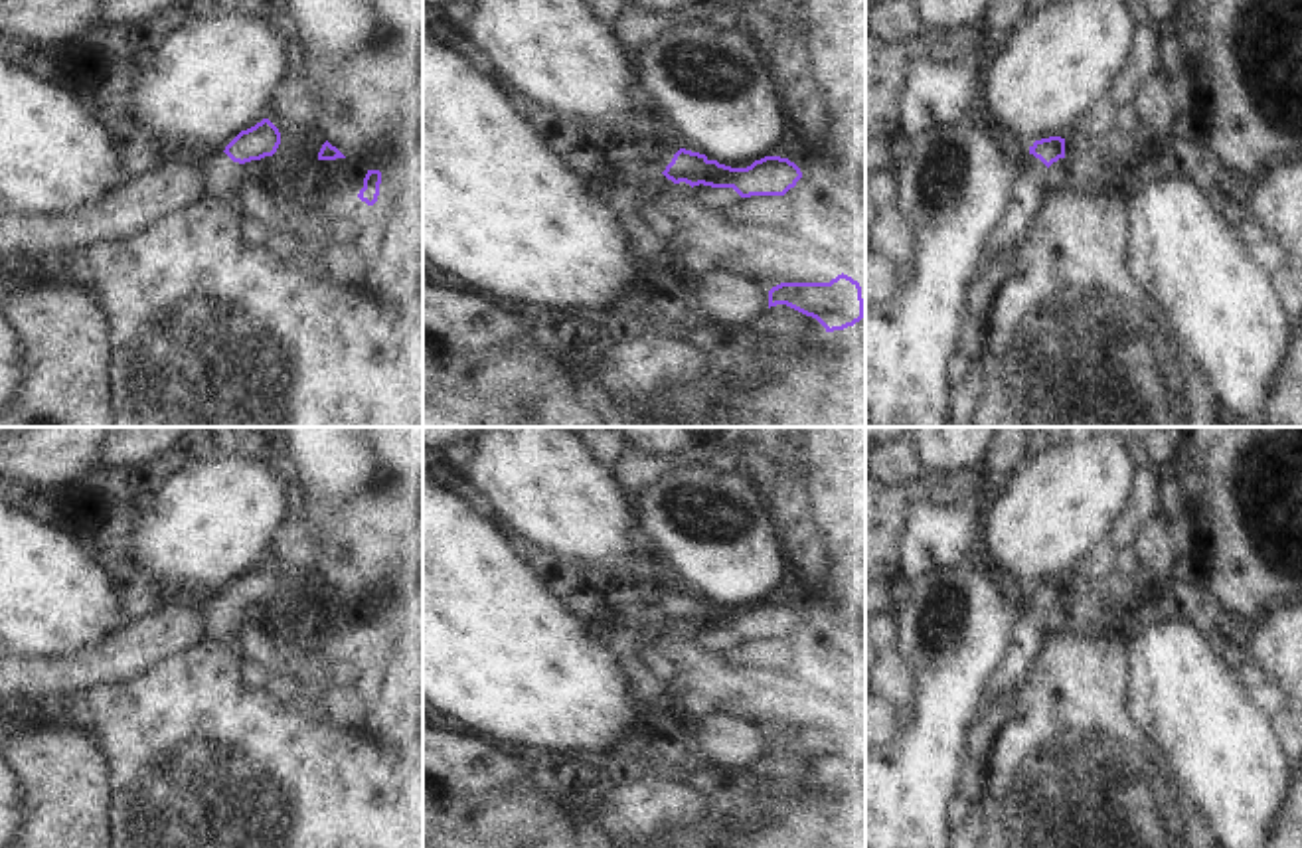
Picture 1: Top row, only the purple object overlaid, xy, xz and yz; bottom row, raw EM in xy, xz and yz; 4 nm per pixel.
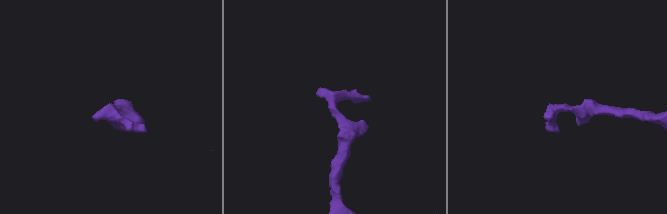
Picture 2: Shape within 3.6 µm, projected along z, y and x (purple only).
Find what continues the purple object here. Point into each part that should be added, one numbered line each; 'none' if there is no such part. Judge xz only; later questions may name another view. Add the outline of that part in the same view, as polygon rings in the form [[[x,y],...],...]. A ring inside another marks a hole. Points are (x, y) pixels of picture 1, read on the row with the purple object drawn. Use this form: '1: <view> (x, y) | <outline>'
1: xz (666, 153) | [[[662,142],[660,156],[658,156],[656,164],[654,164],[654,170],[656,172],[664,172],[666,166],[672,162],[672,158],[674,158],[674,154],[678,150],[680,150],[678,144],[676,146],[670,146],[670,144]]]

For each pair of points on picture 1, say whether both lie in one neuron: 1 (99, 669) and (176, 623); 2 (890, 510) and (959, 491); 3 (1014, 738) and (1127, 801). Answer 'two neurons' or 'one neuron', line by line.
1: one neuron
2: one neuron
3: one neuron

